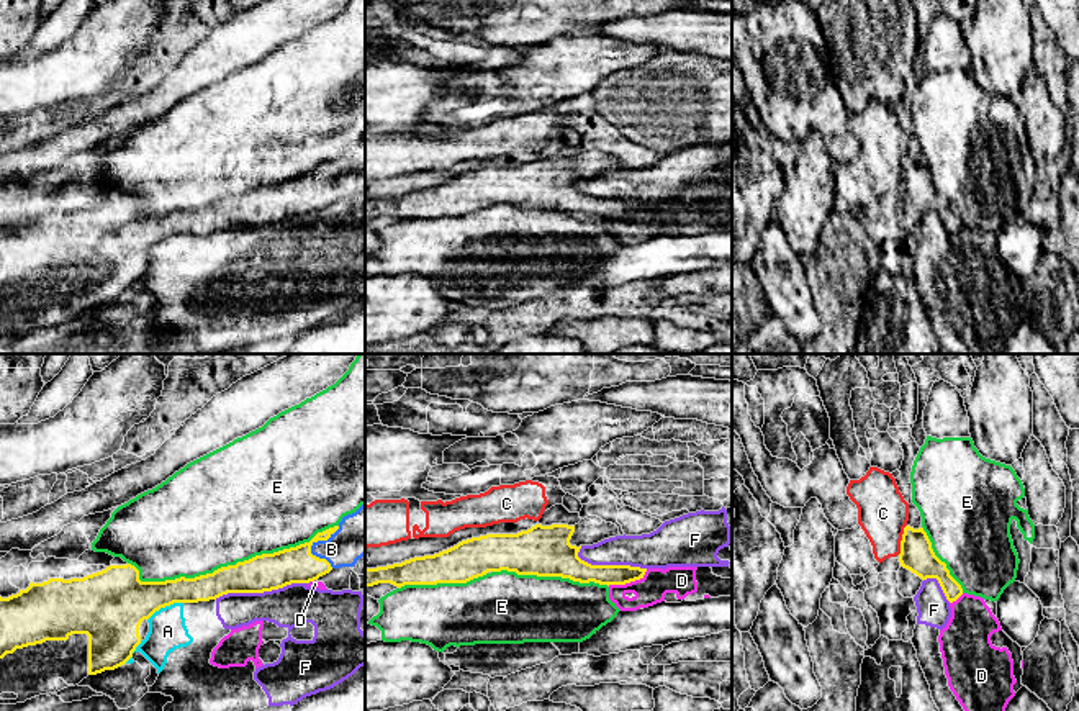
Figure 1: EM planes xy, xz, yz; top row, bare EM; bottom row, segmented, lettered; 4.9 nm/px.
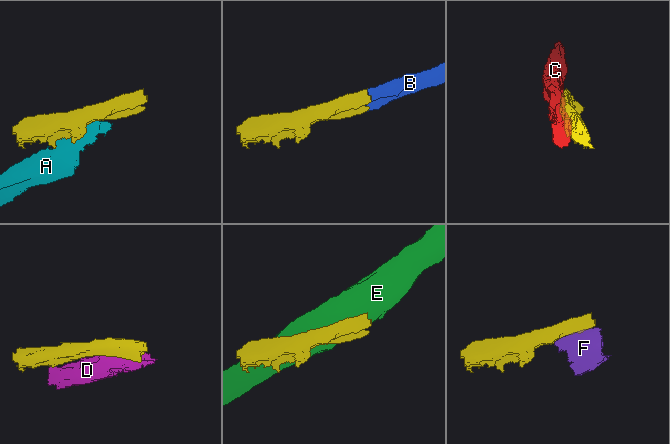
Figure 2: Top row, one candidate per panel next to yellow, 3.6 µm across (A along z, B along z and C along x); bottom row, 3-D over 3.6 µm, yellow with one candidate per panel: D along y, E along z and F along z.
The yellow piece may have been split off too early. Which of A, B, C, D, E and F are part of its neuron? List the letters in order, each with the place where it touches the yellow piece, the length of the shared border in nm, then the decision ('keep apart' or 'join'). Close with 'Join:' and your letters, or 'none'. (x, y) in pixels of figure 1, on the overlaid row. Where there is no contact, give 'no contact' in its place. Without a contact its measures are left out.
A: xy (164, 606) | 200 nm | keep apart
B: xy (311, 544) | 220 nm | join
C: yz (902, 539) | 160 nm | keep apart
D: xz (627, 582) | 220 nm | keep apart
E: xy (230, 566) | 1050 nm | keep apart
F: xy (262, 592) | 480 nm | keep apart
Join: B

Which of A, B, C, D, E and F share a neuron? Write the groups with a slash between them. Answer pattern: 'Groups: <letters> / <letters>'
Groups: A D F / B / C / E

